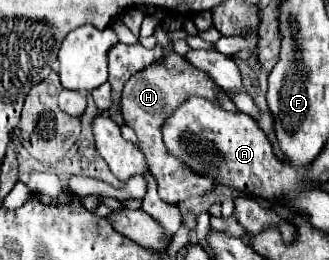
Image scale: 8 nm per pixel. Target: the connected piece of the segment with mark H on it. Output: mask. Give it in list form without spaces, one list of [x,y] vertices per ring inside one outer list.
[[[159,22],[155,26],[154,36],[163,46],[163,57],[161,62],[154,62],[151,66],[139,70],[137,74],[133,74],[129,78],[129,82],[123,88],[123,118],[125,124],[131,126],[139,138],[139,148],[145,154],[147,162],[149,162],[149,170],[151,174],[157,178],[159,184],[159,198],[169,202],[169,204],[181,204],[183,200],[187,200],[189,196],[201,196],[207,194],[213,188],[213,180],[193,174],[191,170],[187,170],[181,162],[177,162],[171,154],[167,154],[165,144],[161,140],[161,124],[165,122],[165,118],[169,118],[169,114],[173,114],[173,110],[187,98],[187,96],[205,96],[209,100],[215,102],[215,82],[201,70],[191,68],[189,62],[185,60],[177,60],[177,53],[169,48],[169,39],[167,30],[163,26],[163,22]]]

